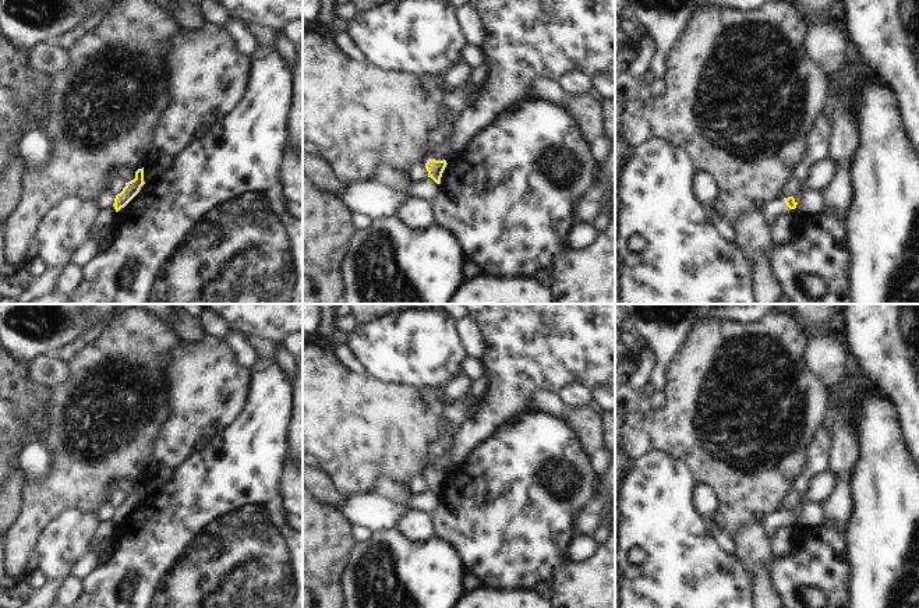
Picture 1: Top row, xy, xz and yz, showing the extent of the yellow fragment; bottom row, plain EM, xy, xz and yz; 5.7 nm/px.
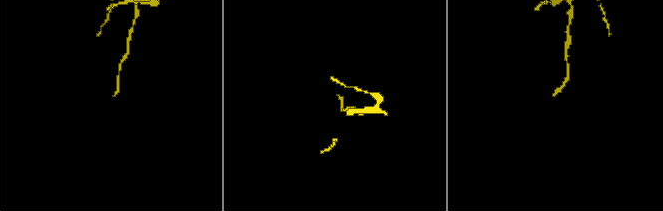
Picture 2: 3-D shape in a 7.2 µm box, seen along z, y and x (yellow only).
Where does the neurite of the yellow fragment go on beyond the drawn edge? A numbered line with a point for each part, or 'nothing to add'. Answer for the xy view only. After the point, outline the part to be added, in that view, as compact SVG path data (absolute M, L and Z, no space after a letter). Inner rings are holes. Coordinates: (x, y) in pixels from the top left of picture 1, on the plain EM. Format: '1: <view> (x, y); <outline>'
nothing to add

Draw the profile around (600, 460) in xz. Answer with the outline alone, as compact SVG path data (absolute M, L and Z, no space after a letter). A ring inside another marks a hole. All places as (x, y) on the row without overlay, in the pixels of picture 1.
M602 448L598 453L595 453L591 457L593 471L597 476L604 474L604 471L607 470L611 459L612 459L612 455L605 448Z

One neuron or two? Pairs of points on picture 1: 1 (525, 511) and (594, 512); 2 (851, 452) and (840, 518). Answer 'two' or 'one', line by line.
1: two
2: one

